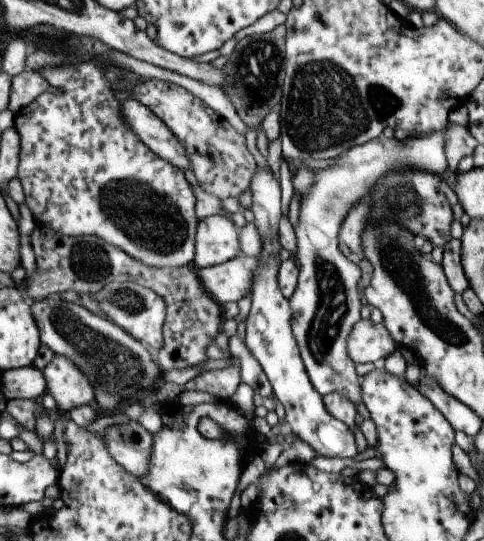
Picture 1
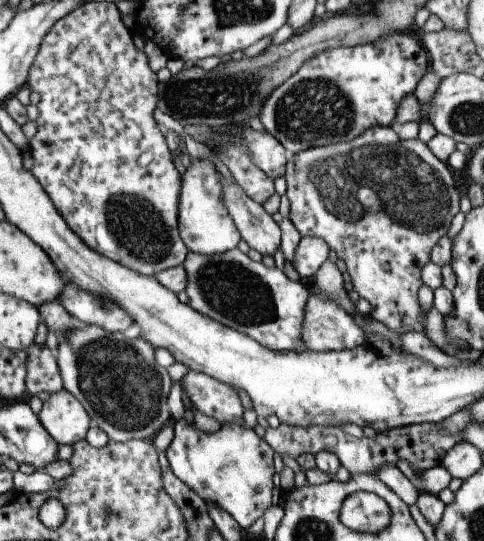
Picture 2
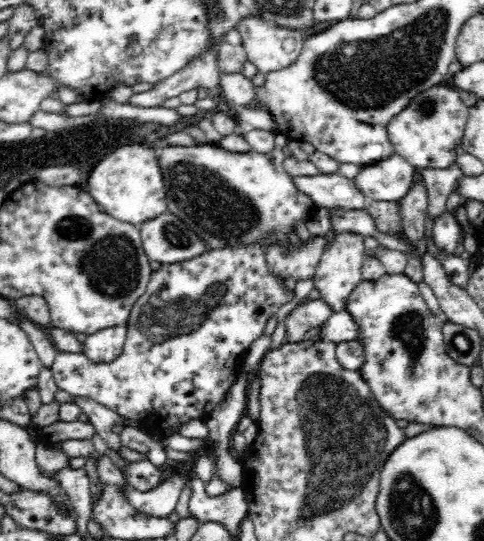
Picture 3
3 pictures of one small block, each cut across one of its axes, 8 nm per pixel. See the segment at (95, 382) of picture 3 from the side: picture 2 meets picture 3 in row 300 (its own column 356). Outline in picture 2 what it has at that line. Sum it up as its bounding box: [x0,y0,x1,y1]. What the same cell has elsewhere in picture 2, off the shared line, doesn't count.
[283,126,460,335]

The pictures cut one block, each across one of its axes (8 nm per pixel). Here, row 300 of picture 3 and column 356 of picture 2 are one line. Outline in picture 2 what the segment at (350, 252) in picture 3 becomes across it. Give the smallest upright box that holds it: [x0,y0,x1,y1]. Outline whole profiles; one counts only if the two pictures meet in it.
[300,294,366,351]

